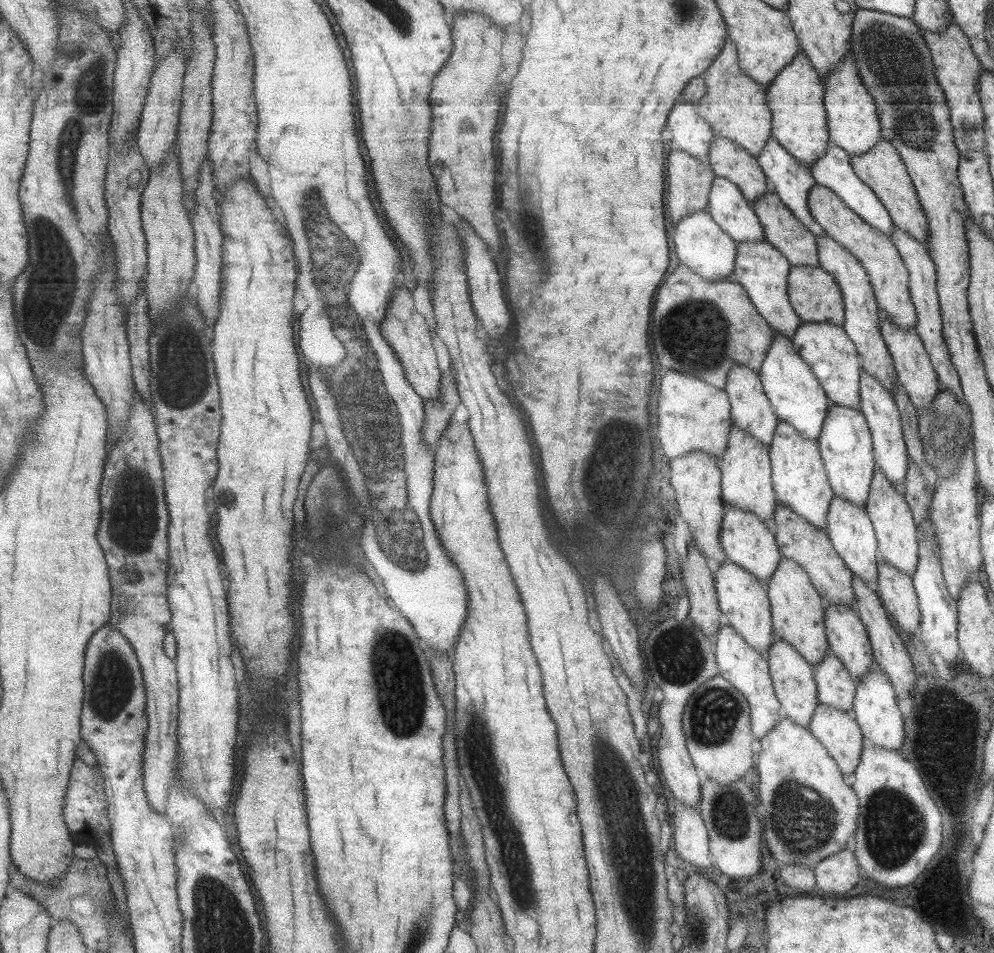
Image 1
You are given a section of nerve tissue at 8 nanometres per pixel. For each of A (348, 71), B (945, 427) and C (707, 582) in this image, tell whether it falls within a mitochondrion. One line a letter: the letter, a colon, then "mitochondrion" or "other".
A: other
B: mitochondrion
C: other

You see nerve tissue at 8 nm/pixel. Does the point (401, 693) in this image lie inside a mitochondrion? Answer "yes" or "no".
yes

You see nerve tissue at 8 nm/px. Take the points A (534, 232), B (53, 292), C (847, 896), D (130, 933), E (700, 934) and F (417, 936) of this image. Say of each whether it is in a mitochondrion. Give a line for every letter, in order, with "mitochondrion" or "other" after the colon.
A: mitochondrion
B: mitochondrion
C: other
D: other
E: mitochondrion
F: mitochondrion

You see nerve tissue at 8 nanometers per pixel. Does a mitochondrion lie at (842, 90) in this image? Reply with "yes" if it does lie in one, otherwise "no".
no

